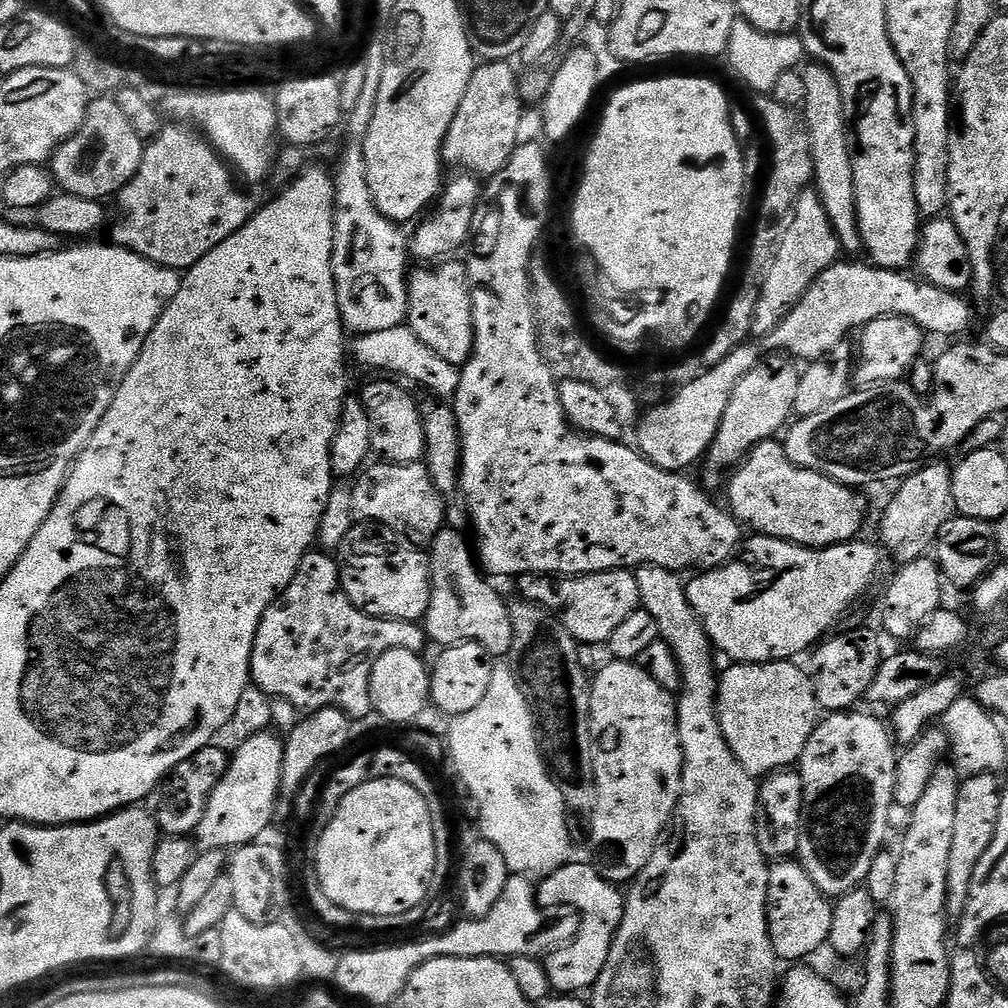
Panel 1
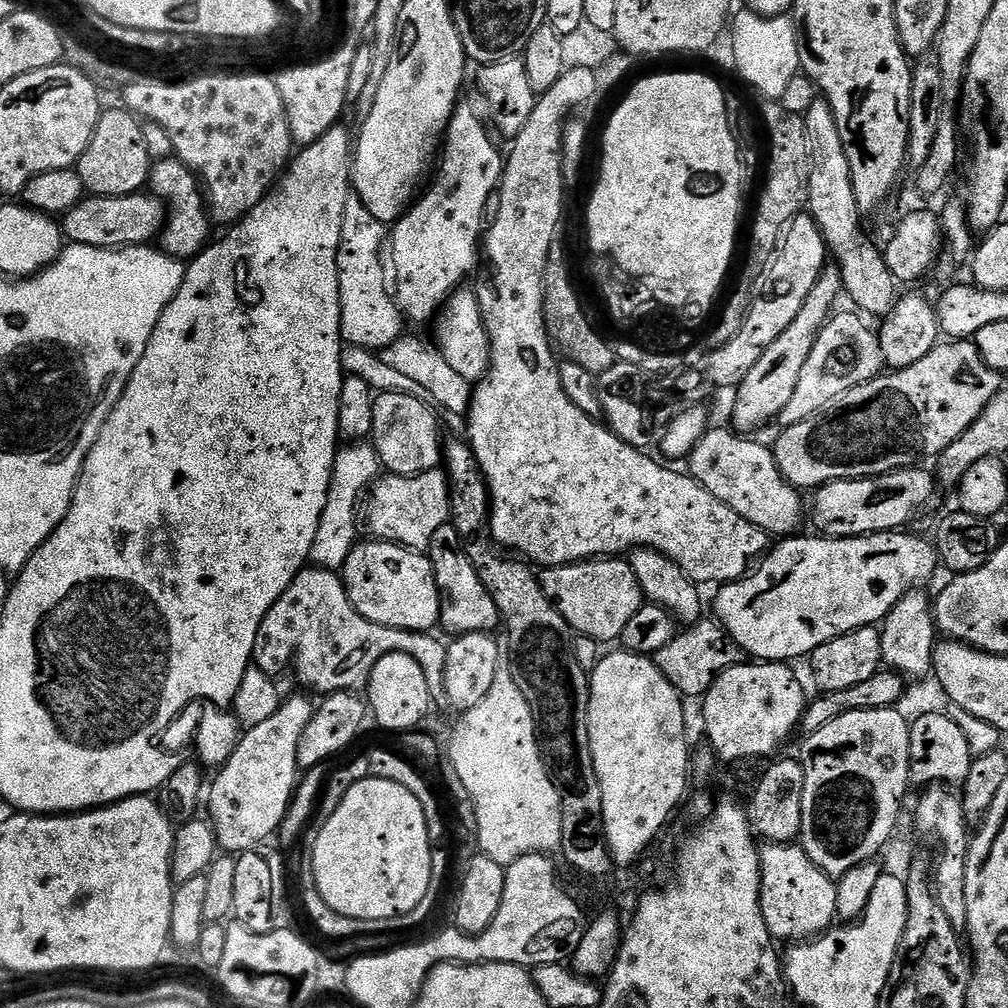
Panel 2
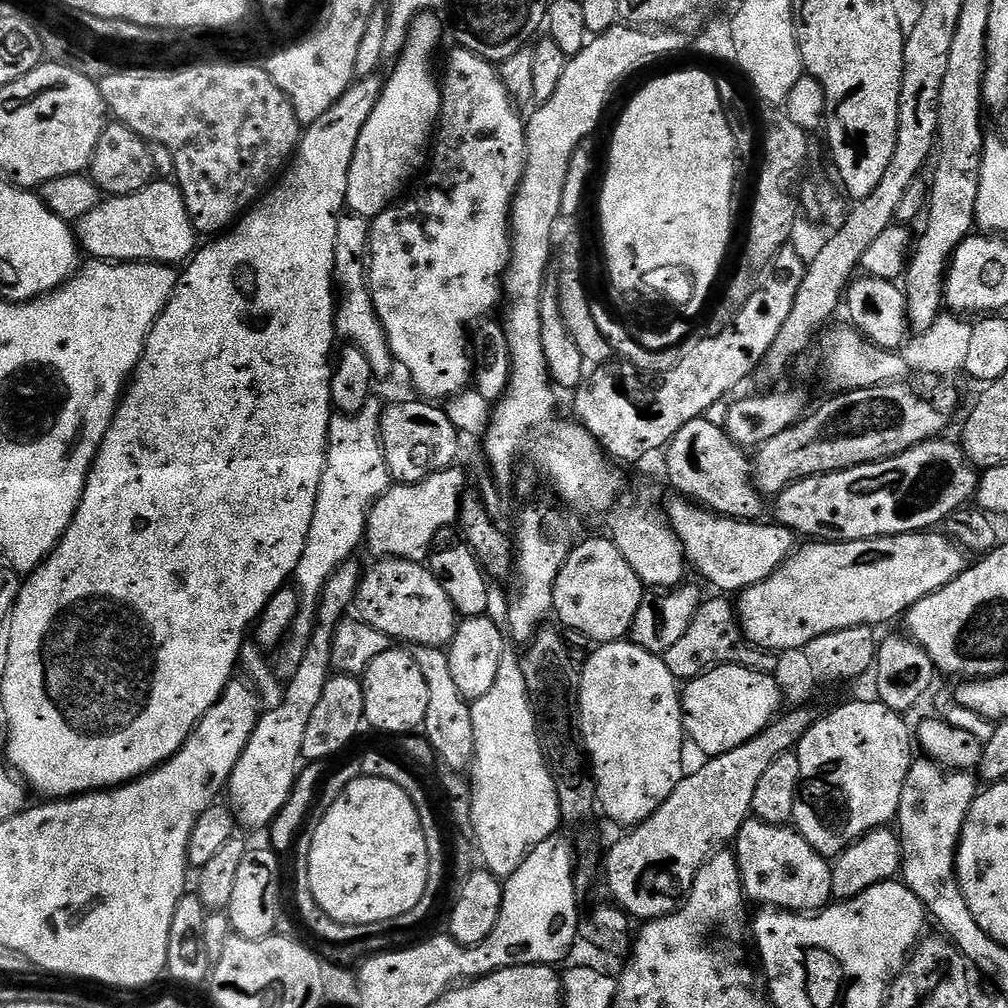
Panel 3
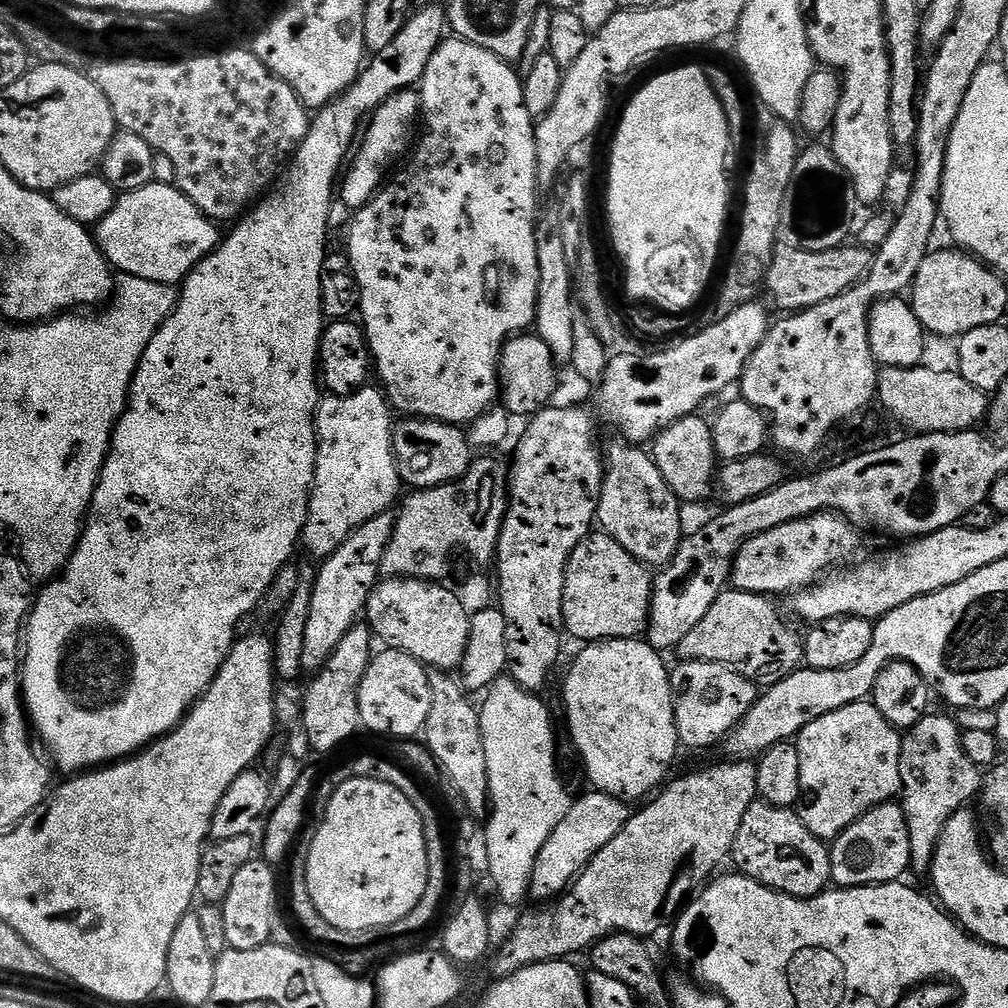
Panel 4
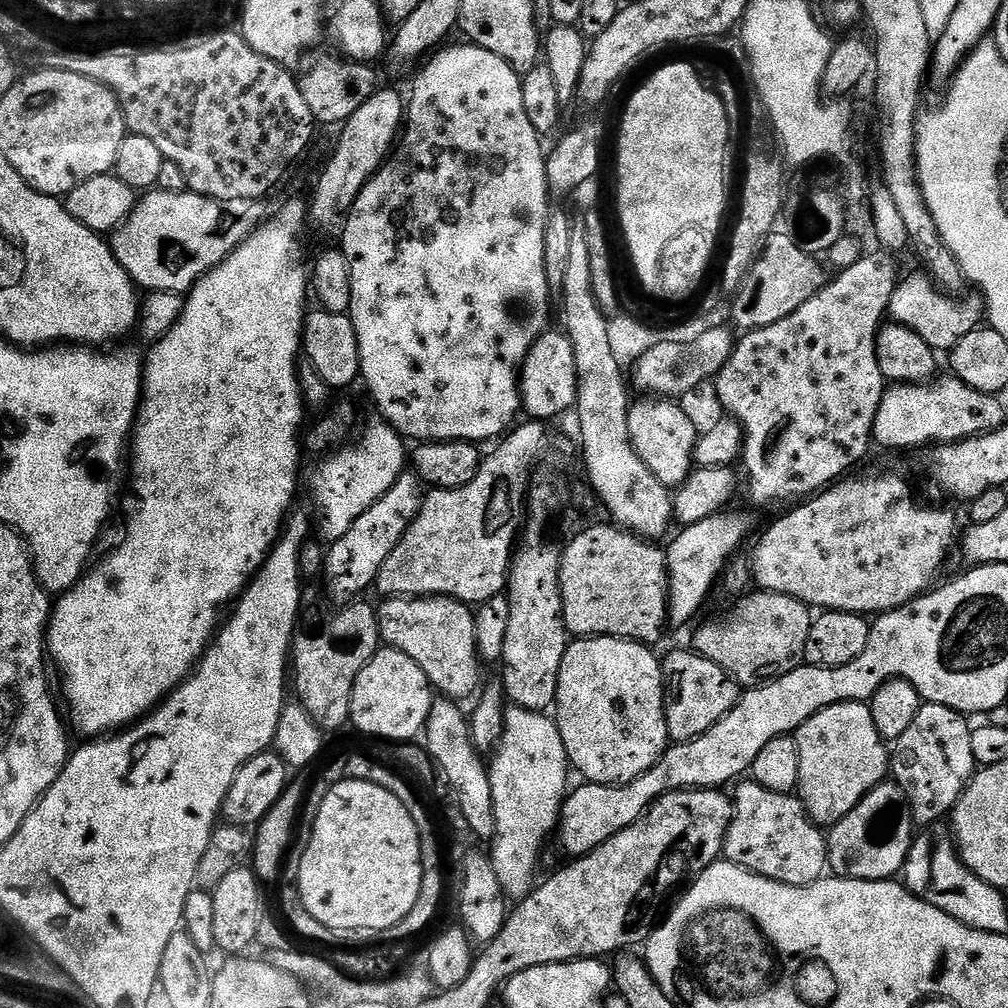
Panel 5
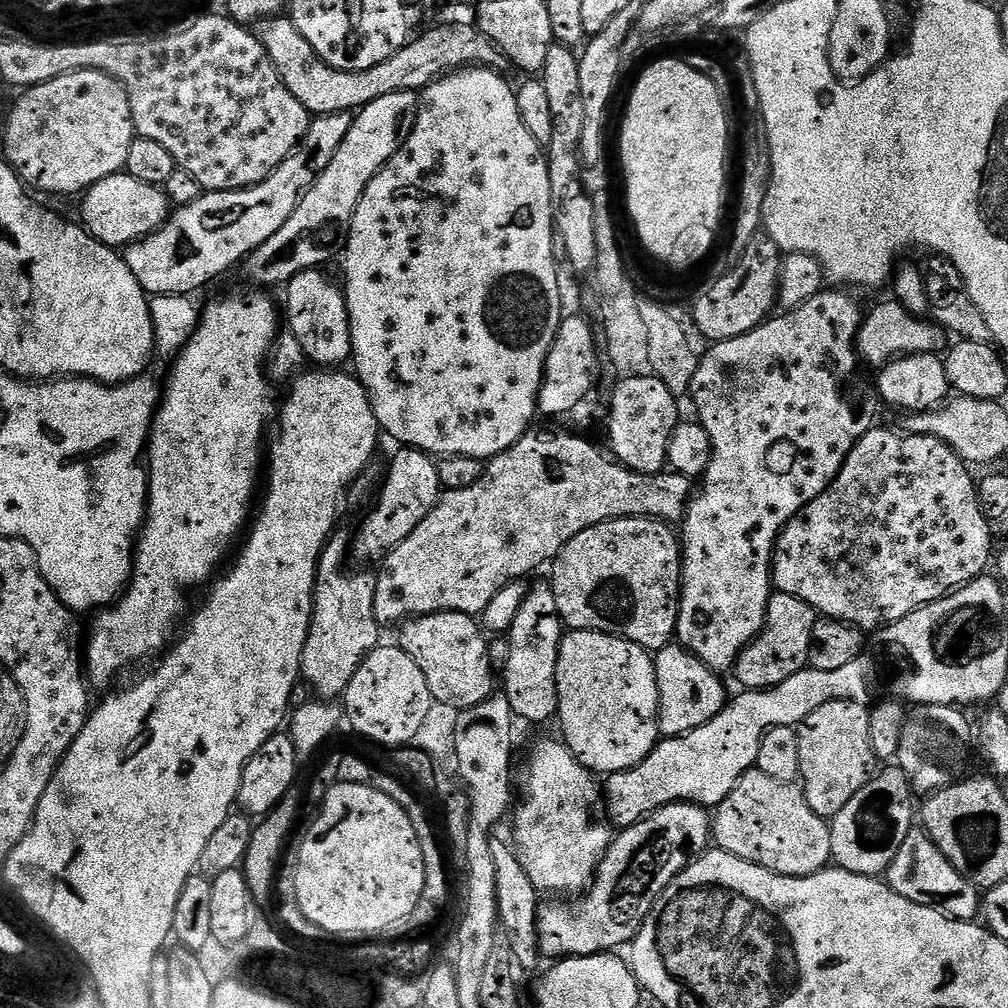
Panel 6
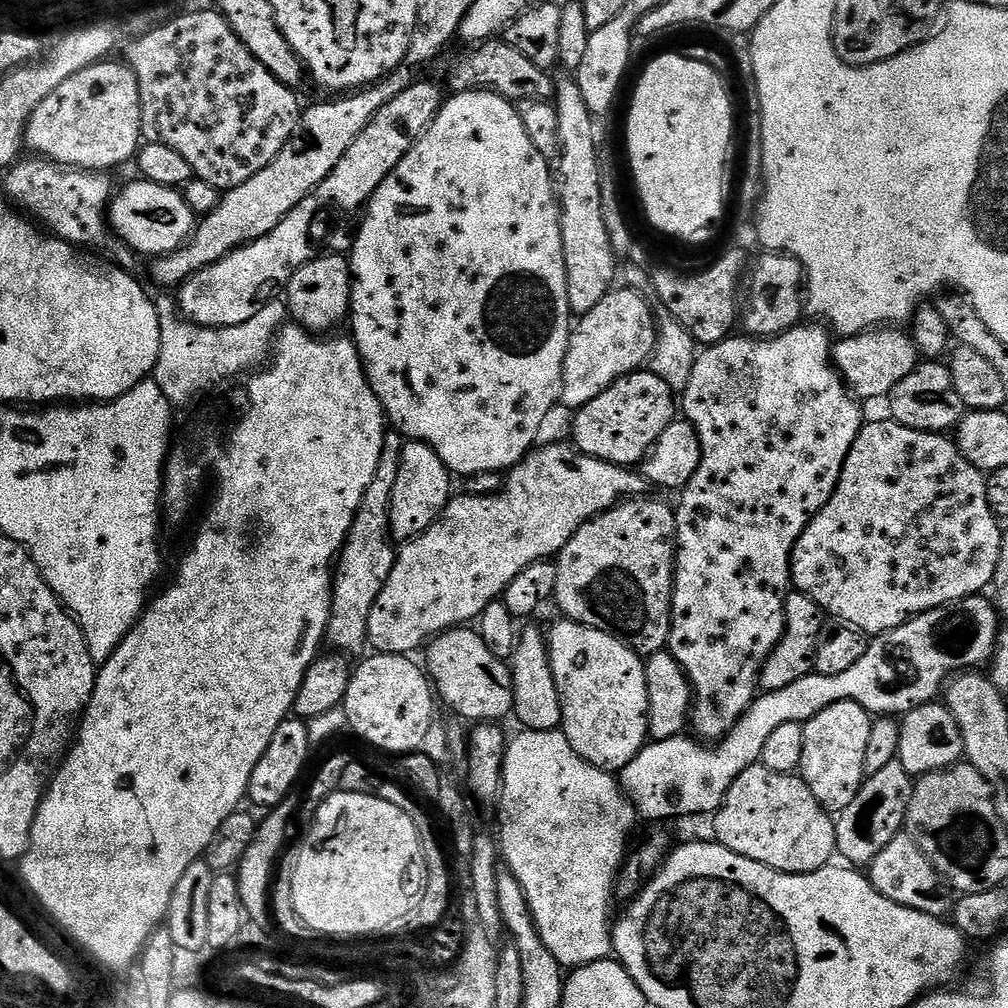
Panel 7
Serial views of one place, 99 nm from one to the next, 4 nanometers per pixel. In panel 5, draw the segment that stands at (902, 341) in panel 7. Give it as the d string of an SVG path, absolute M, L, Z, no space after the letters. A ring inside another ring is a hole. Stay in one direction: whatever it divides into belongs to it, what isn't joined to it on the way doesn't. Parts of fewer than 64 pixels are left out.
M917 270L913 276L908 276L905 280L903 277L897 283L894 294L890 298L888 316L891 323L901 324L914 330L914 334L918 334L918 338L922 338L922 342L935 348L937 353L944 354L955 344L962 342L962 338L966 338L966 334L981 327L982 321L985 319L986 309L983 299L979 295L971 295L965 300L956 300L960 298L937 288L931 276Z

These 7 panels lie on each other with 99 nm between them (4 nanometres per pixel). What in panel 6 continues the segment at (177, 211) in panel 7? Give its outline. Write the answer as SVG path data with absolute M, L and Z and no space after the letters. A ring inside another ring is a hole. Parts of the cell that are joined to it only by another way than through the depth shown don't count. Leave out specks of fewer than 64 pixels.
M127 170L115 172L110 178L102 178L102 182L94 182L87 192L83 193L80 204L79 223L92 235L98 242L102 242L108 248L117 250L134 243L136 240L142 240L144 237L156 232L168 220L170 215L170 205L168 195L165 194L163 187L138 182Z

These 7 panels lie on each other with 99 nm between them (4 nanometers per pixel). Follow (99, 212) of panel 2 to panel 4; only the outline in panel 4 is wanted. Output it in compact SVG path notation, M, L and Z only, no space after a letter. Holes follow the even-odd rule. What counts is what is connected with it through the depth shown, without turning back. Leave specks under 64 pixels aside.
M153 182L133 192L117 195L116 205L110 210L110 214L106 214L106 218L102 218L100 223L95 225L94 239L100 253L117 273L176 286L216 248L216 228L217 225L202 215L198 206L194 206L194 202L190 202L190 198L186 198L179 188Z

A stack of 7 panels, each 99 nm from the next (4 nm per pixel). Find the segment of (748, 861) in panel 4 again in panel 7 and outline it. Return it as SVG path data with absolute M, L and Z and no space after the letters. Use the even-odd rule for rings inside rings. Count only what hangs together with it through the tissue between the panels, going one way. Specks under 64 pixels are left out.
M755 763L746 770L742 770L742 774L738 774L738 778L734 782L734 786L730 786L730 790L726 794L724 803L716 809L714 813L712 828L716 831L714 836L715 843L726 846L734 854L742 854L742 858L750 858L754 862L762 862L766 866L770 866L779 872L791 872L793 876L801 876L803 872L817 872L819 868L829 867L831 856L837 855L836 851L836 820L819 804L814 798L814 794L810 794L810 786L806 786L806 782L801 780L799 775L789 774L787 772L775 772L770 770L765 764Z

